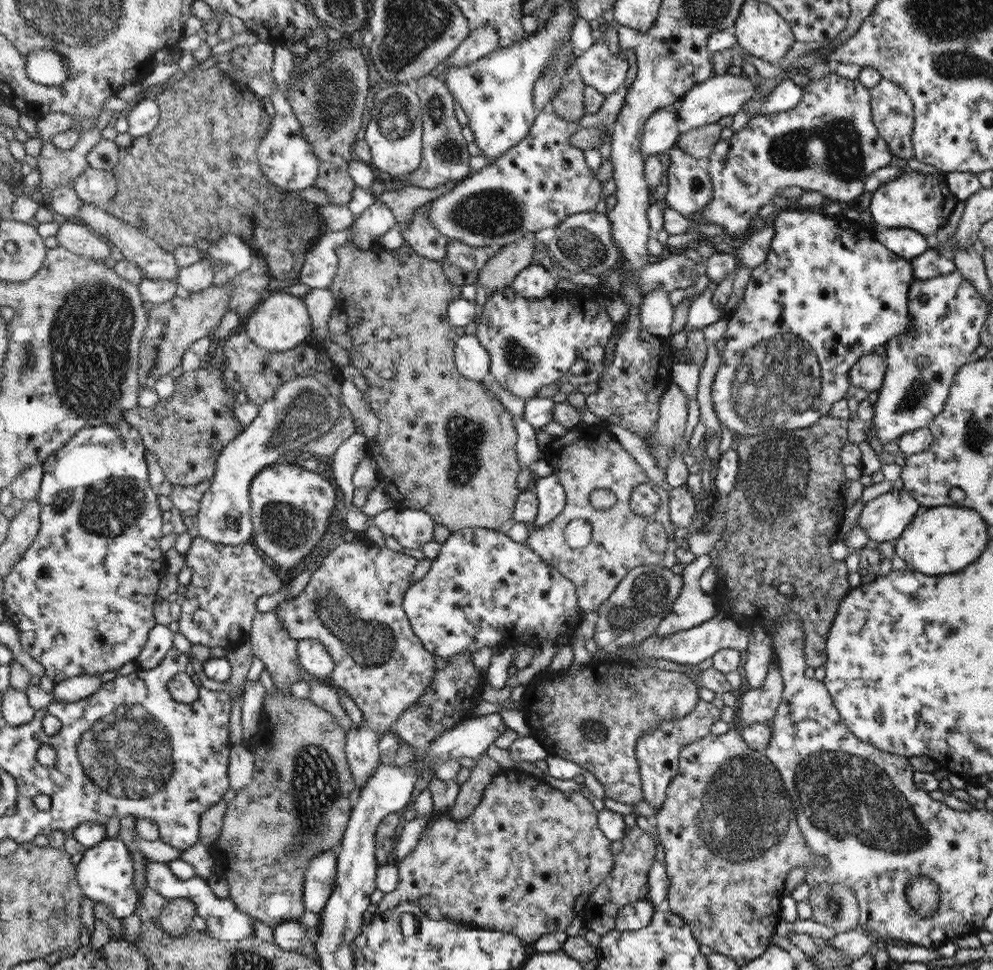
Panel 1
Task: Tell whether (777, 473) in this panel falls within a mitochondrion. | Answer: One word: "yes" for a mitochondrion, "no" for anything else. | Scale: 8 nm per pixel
yes

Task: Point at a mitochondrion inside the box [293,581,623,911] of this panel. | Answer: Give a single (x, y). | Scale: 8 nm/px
(370, 645)

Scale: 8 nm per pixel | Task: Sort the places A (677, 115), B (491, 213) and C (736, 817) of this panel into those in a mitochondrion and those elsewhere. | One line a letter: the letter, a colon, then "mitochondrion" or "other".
A: other
B: mitochondrion
C: mitochondrion

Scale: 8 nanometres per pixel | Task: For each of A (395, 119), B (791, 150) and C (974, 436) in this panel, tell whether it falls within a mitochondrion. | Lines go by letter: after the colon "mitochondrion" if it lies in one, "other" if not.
A: mitochondrion
B: mitochondrion
C: mitochondrion

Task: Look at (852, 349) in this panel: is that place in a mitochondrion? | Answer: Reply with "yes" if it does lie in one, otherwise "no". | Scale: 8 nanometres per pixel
no

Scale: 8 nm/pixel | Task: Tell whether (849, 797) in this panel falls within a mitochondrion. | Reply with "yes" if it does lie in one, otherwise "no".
yes

